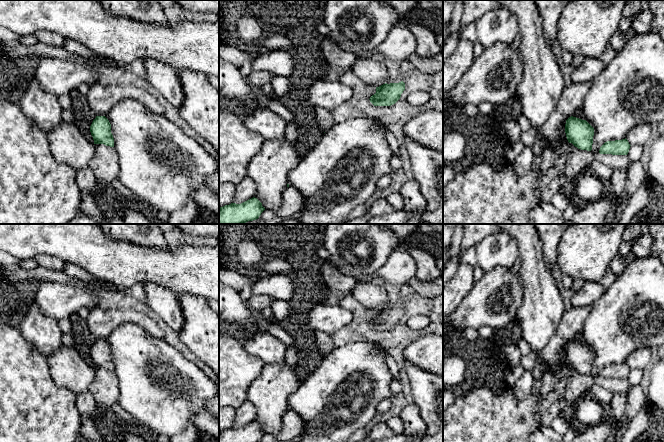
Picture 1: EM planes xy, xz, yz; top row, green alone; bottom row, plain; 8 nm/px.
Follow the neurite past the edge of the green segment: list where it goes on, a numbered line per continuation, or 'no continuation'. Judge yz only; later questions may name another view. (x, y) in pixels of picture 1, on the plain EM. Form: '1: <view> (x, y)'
no continuation

